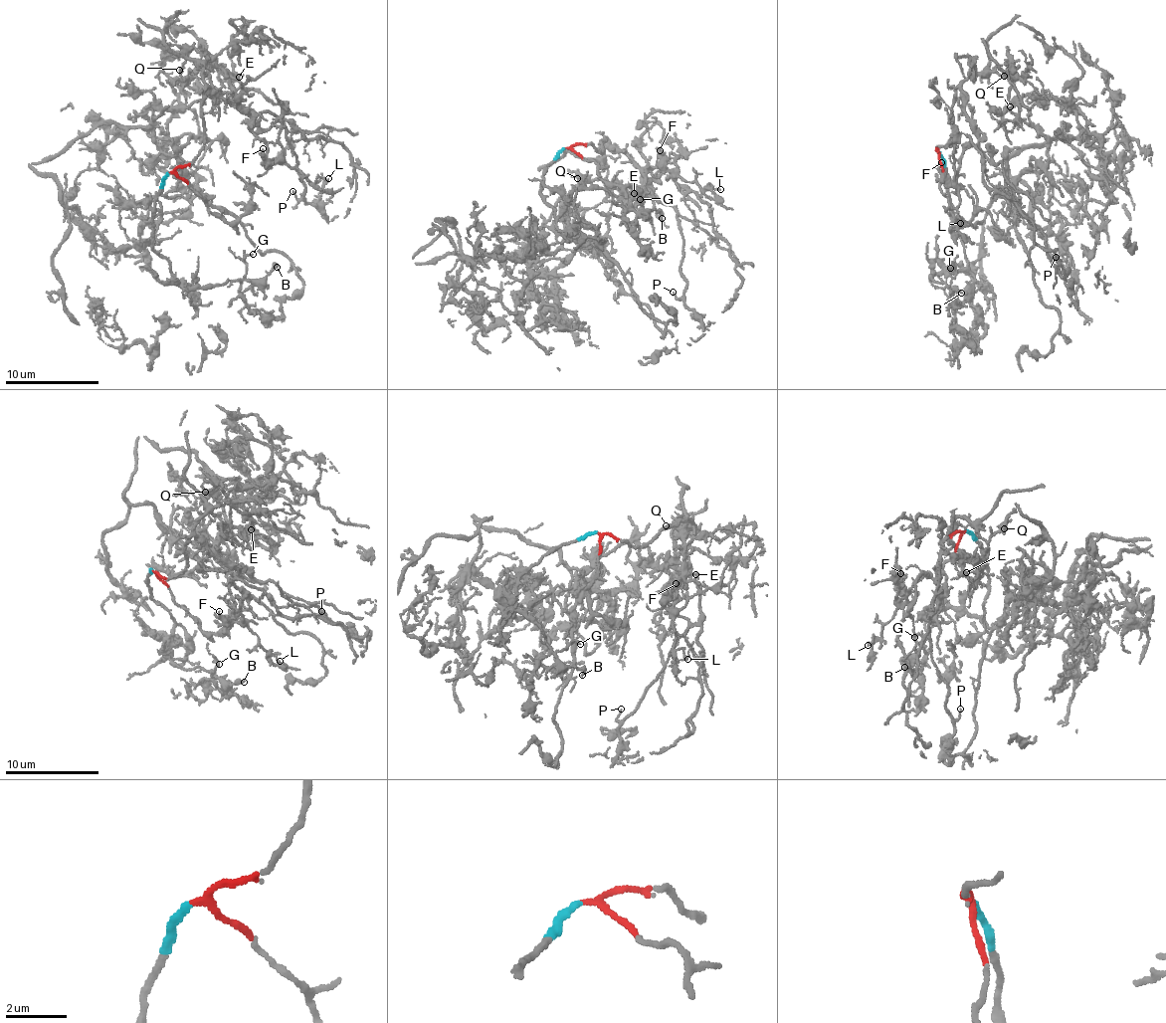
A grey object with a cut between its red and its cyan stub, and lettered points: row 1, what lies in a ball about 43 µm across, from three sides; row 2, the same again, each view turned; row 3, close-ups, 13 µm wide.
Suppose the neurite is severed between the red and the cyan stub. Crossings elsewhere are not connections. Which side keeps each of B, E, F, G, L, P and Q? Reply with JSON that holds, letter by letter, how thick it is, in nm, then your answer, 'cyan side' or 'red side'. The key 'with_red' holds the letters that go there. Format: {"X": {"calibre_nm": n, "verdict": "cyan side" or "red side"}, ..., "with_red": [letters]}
{"B": {"calibre_nm": 280, "verdict": "cyan side"}, "E": {"calibre_nm": 130, "verdict": "red side"}, "F": {"calibre_nm": 150, "verdict": "red side"}, "G": {"calibre_nm": 120, "verdict": "cyan side"}, "L": {"calibre_nm": 130, "verdict": "red side"}, "P": {"calibre_nm": 130, "verdict": "red side"}, "Q": {"calibre_nm": 150, "verdict": "red side"}, "with_red": ["E", "F", "L", "P", "Q"]}

